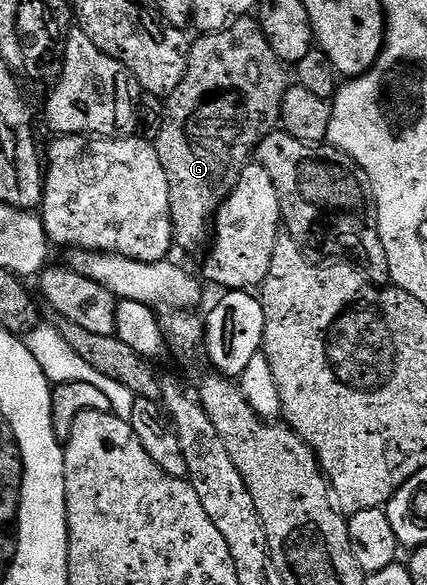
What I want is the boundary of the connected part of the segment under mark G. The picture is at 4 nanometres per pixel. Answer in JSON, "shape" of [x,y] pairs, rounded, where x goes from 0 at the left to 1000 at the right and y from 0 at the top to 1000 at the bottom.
{"shape":[[[560,31],[539,36],[532,48],[520,48],[513,55],[487,55],[461,63],[445,79],[445,104],[440,120],[431,126],[431,140],[412,147],[412,154],[393,166],[384,178],[379,193],[379,221],[365,234],[365,251],[375,263],[375,284],[384,284],[384,297],[393,297],[393,325],[398,326],[398,364],[403,366],[403,386],[407,388],[407,414],[422,426],[464,424],[473,417],[473,409],[485,409],[487,391],[494,388],[501,366],[513,352],[543,332],[543,325],[562,311],[562,297],[574,291],[576,282],[588,279],[597,265],[604,244],[614,241],[630,226],[644,224],[653,217],[660,203],[660,176],[665,161],[674,149],[670,138],[672,111],[663,109],[656,99],[628,79],[628,65],[618,65],[618,51],[604,43],[602,32]]]}

